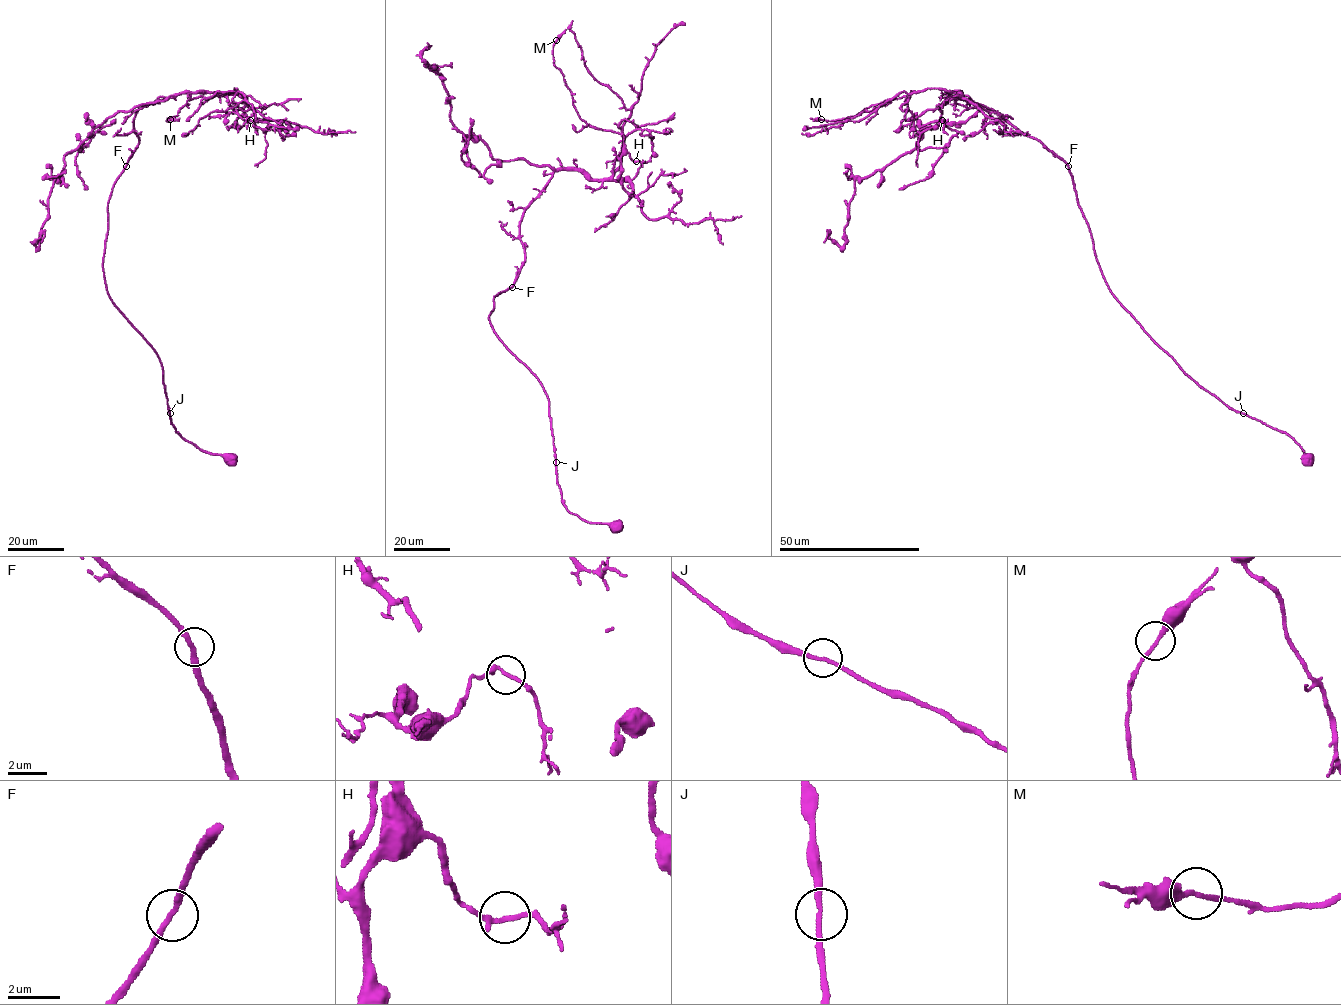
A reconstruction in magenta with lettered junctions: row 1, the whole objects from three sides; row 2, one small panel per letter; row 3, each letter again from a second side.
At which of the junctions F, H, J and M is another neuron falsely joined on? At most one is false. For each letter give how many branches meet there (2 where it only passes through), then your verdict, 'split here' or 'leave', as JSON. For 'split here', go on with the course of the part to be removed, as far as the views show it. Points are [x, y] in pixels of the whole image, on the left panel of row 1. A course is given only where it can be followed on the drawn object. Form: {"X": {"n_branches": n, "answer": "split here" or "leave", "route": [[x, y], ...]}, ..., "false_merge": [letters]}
{"F": {"n_branches": 2, "answer": "leave"}, "H": {"n_branches": 2, "answer": "leave"}, "J": {"n_branches": 2, "answer": "leave"}, "M": {"n_branches": 2, "answer": "leave"}, "false_merge": []}

